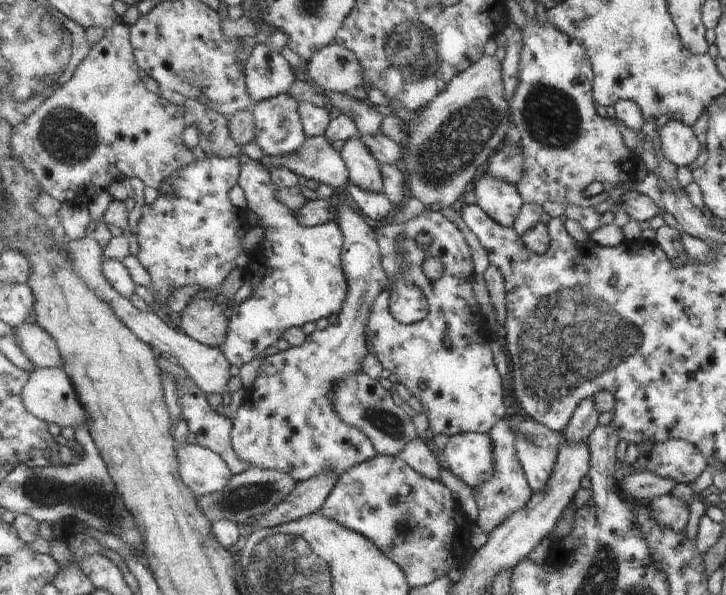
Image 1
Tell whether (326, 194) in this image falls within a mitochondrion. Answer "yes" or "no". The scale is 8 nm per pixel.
no

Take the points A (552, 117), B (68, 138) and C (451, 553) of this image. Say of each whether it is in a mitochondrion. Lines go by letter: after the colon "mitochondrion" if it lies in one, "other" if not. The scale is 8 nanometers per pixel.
A: mitochondrion
B: mitochondrion
C: other

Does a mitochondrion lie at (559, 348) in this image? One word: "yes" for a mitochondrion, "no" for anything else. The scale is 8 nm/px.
yes

